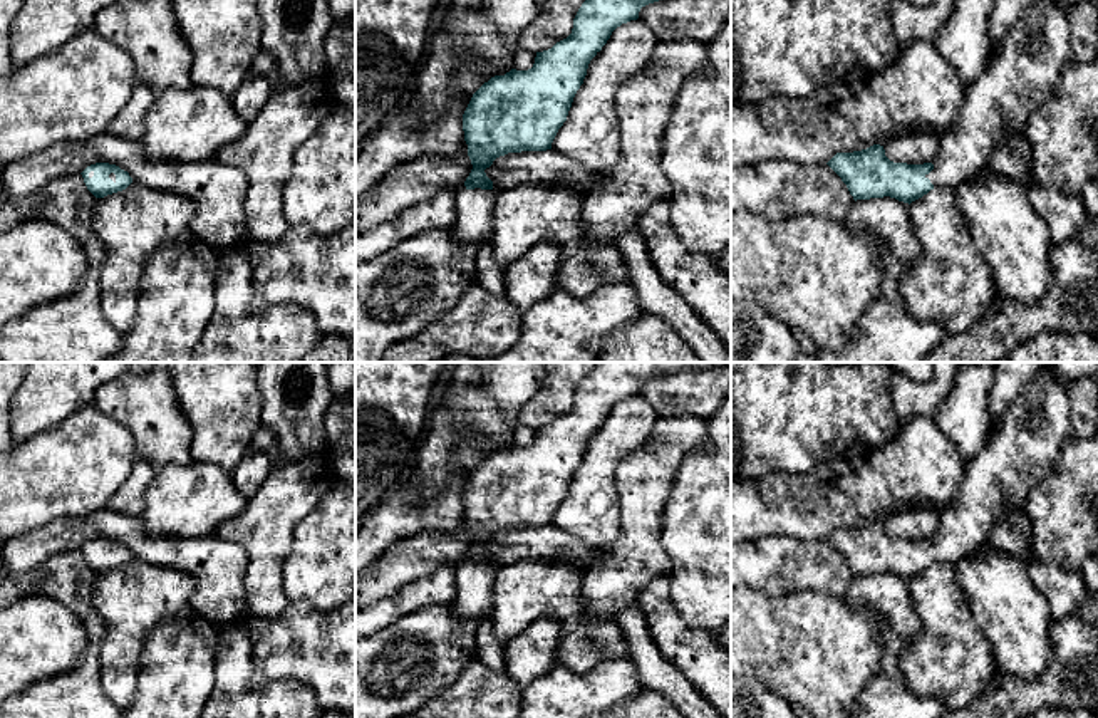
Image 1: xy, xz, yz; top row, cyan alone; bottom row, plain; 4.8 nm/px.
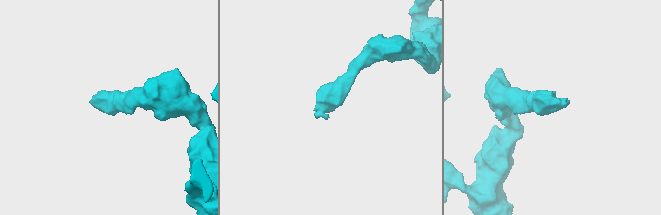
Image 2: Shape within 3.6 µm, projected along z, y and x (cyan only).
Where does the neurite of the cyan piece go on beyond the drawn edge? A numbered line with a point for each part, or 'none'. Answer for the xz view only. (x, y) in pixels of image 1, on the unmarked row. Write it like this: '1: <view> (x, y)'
1: xz (473, 601)

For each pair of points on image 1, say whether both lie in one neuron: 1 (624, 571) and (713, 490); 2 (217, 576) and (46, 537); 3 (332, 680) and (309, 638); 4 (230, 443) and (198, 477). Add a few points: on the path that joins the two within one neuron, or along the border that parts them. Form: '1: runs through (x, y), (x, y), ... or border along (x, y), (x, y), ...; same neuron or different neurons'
1: border along (666, 500), (661, 546), (669, 559), (669, 574); different neurons
2: runs through (175, 552), (146, 547), (126, 529), (88, 529); same neuron
3: runs through (329, 670), (312, 648); same neuron
4: border along (195, 460), (215, 463), (230, 472); different neurons

